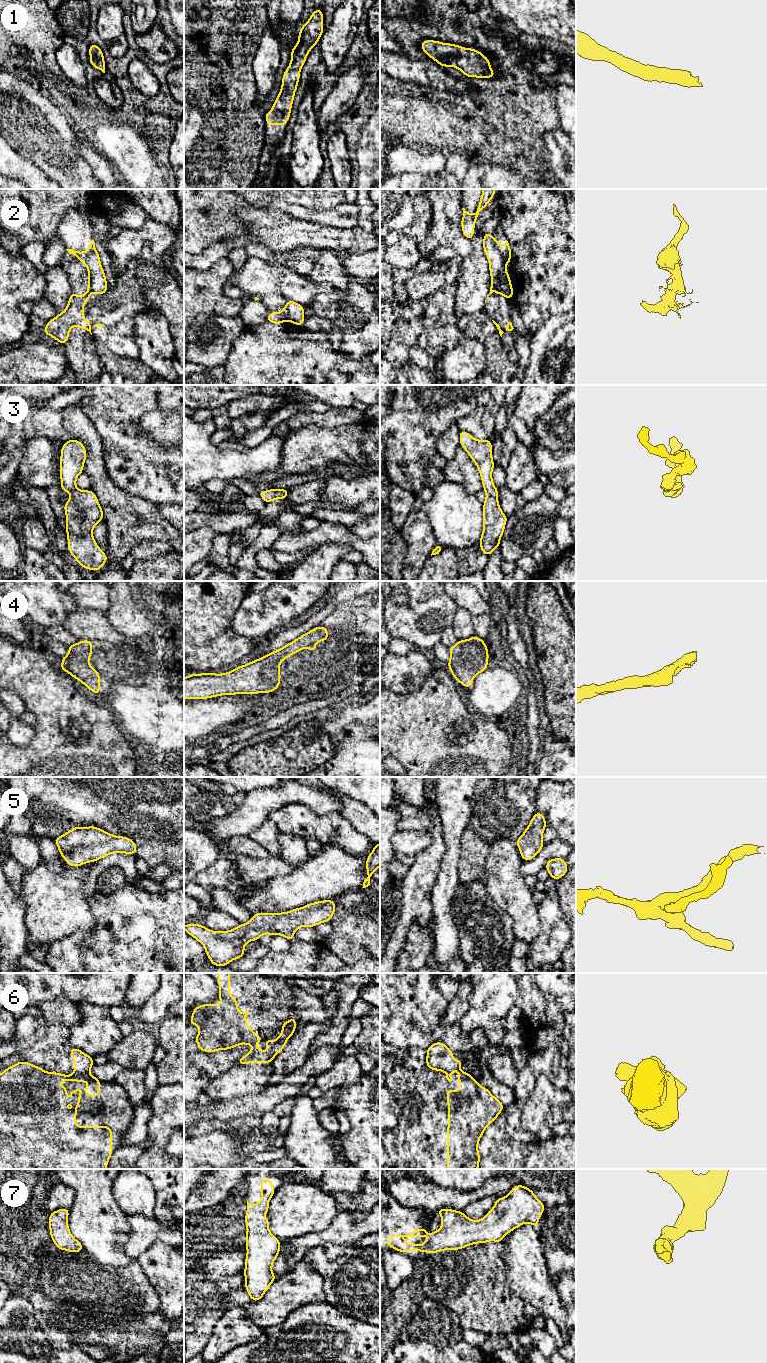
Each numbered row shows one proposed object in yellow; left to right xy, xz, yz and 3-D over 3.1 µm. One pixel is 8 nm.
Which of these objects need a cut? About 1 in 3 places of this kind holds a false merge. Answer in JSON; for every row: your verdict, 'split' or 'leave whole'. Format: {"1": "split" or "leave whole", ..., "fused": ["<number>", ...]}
{"1": "leave whole", "2": "split", "3": "leave whole", "4": "leave whole", "5": "leave whole", "6": "split", "7": "leave whole", "fused": ["2", "6"]}

